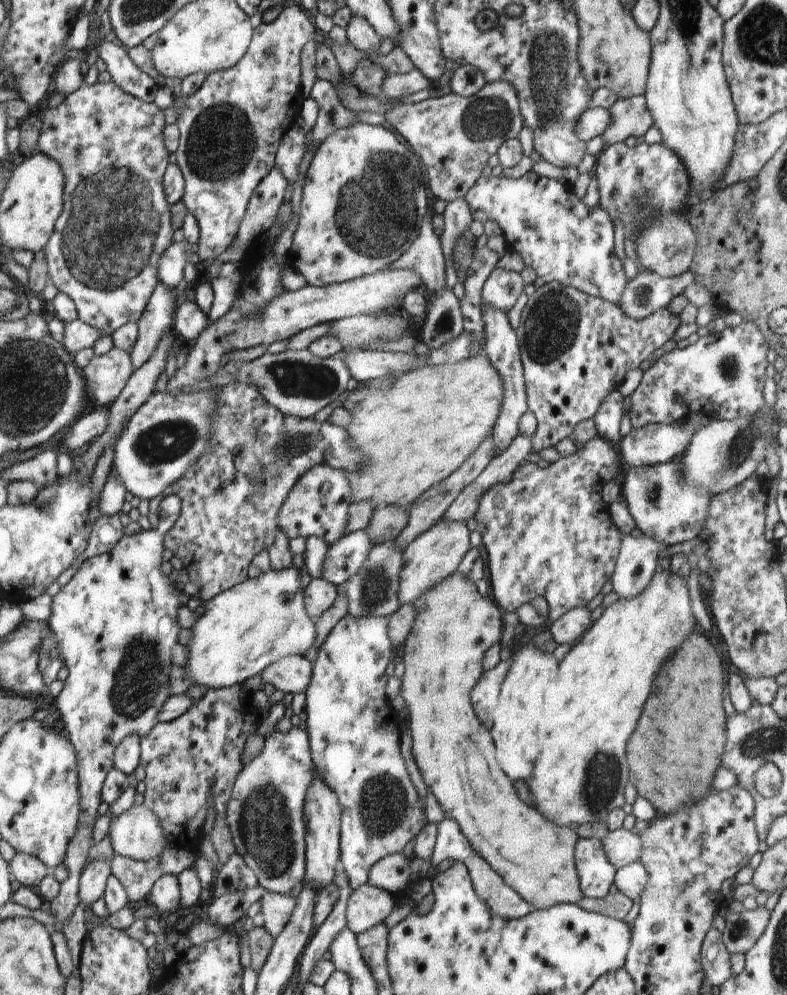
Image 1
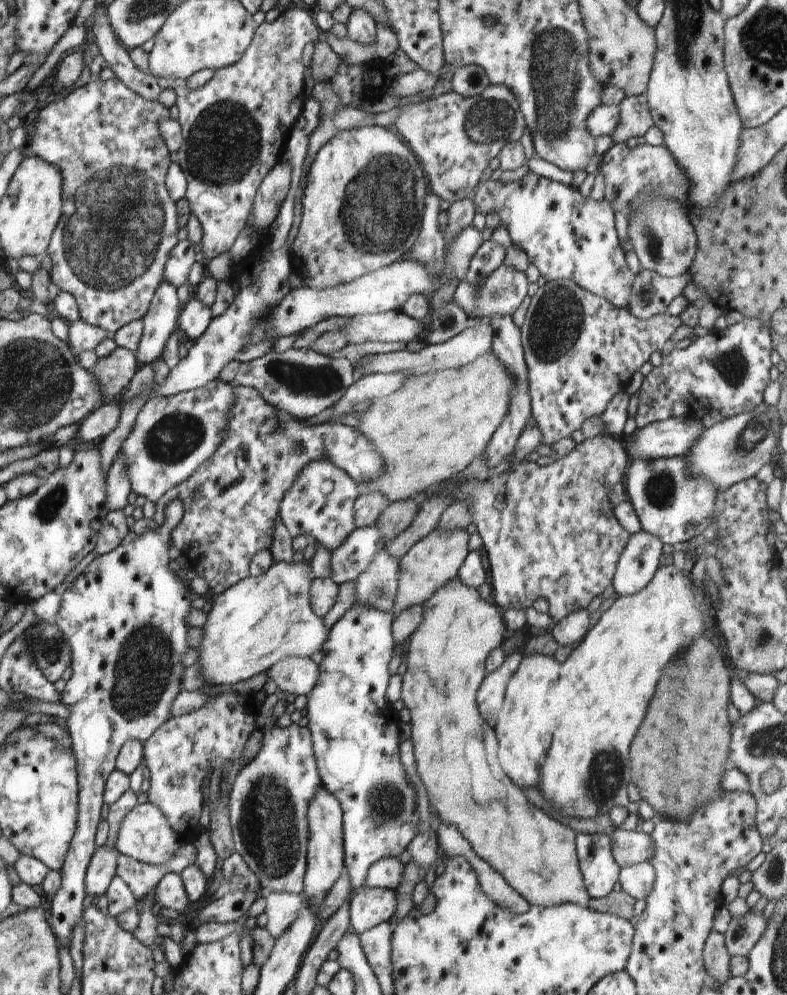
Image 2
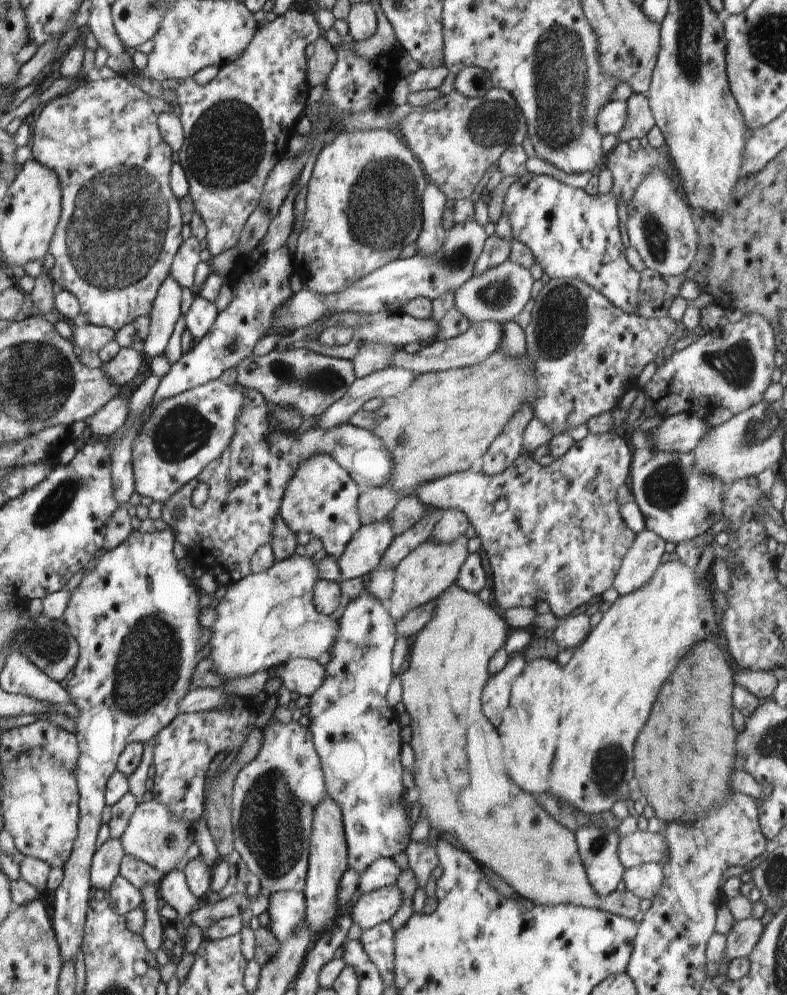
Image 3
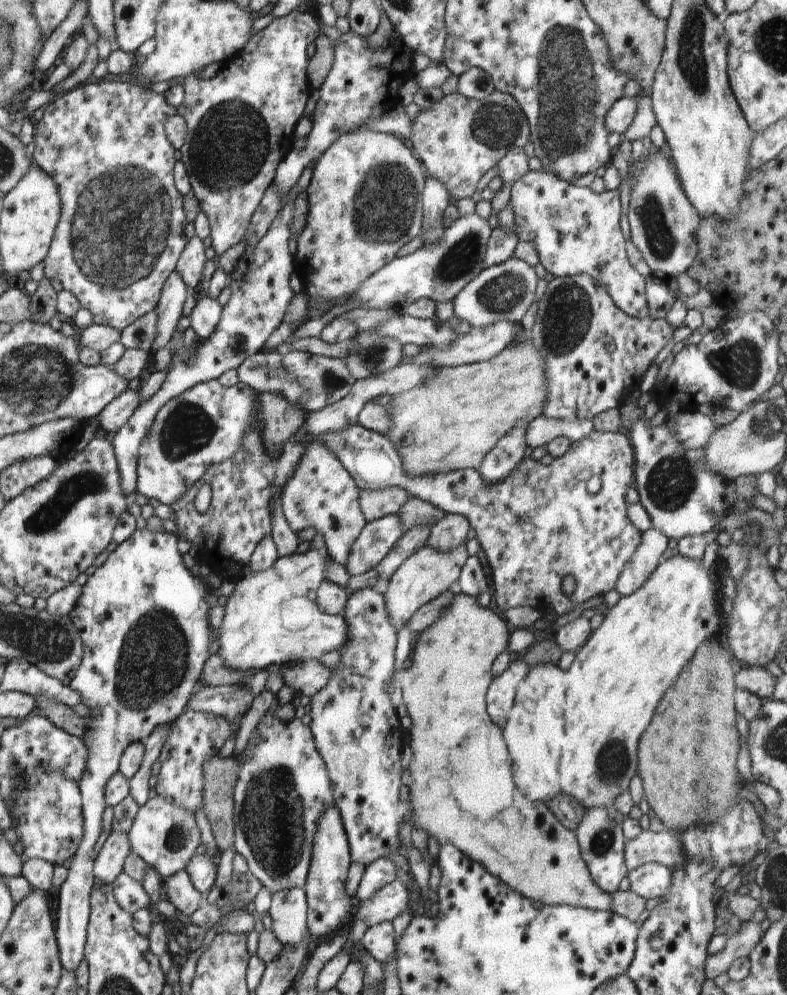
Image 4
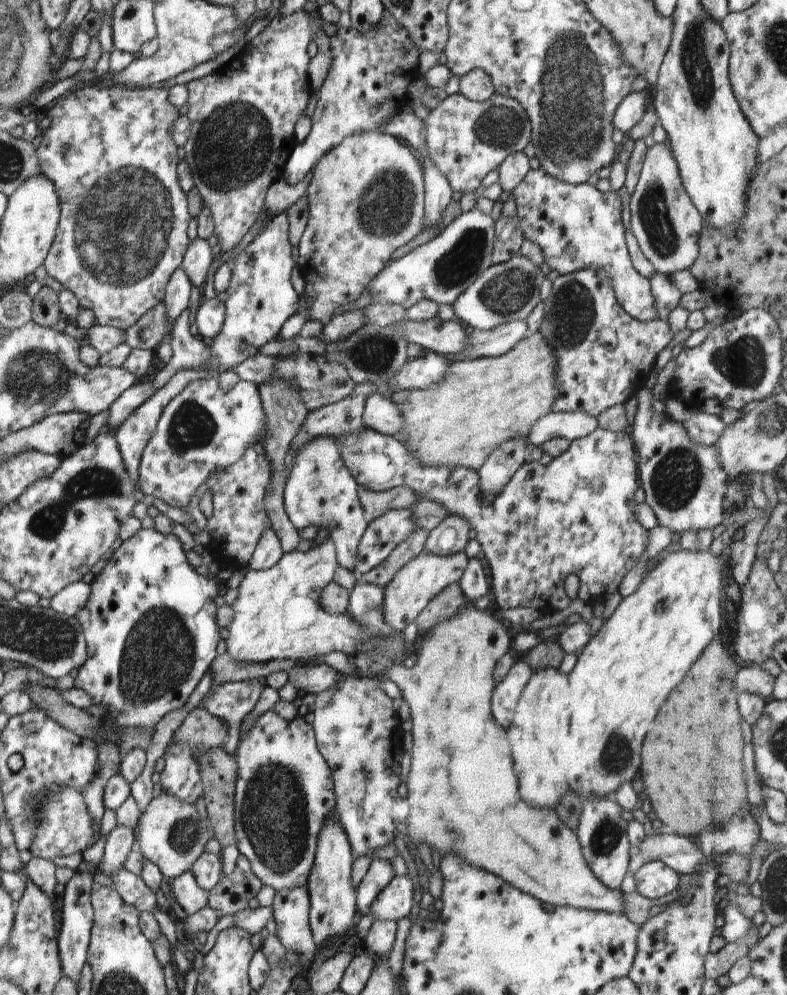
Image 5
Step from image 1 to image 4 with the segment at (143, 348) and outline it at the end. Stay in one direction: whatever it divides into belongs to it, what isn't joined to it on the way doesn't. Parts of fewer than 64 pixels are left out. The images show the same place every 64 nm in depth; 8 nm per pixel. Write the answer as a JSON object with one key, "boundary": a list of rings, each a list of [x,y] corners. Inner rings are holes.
{"boundary":[[[174,271],[166,278],[162,292],[160,292],[160,300],[156,308],[156,316],[158,316],[156,336],[150,346],[152,355],[170,344],[177,329],[178,320],[182,317],[186,296],[188,296],[188,286],[182,282],[178,272]]]}

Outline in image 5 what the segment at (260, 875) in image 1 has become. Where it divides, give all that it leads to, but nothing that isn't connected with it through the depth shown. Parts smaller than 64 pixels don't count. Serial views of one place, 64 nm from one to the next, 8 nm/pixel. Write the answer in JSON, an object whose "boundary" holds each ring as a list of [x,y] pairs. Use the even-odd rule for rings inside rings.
{"boundary":[[[274,710],[258,716],[254,726],[239,739],[233,754],[238,766],[235,782],[235,839],[239,854],[250,862],[254,876],[276,891],[306,887],[314,864],[320,830],[335,808],[332,771],[317,748],[312,725],[297,717],[288,721]]]}

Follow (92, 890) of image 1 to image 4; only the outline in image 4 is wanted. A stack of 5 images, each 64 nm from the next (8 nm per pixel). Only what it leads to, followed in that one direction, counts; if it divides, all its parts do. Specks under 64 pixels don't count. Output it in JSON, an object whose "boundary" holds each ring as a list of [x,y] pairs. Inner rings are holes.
{"boundary":[[[111,832],[93,864],[97,884],[111,885],[124,872],[125,860],[131,854],[127,832]]]}

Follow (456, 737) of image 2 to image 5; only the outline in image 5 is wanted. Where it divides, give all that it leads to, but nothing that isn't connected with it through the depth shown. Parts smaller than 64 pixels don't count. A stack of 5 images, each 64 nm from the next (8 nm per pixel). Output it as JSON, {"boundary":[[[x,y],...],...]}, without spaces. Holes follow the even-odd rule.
{"boundary":[[[466,599],[456,616],[438,622],[423,638],[417,646],[416,661],[410,664],[394,661],[386,668],[384,676],[400,688],[403,699],[409,704],[413,722],[406,796],[410,806],[405,821],[408,838],[415,847],[428,844],[431,850],[441,855],[454,852],[466,864],[491,872],[546,906],[570,906],[622,915],[624,893],[604,886],[592,874],[582,856],[577,834],[556,816],[556,812],[514,804],[519,797],[518,776],[514,773],[510,741],[506,729],[496,724],[490,710],[490,696],[495,686],[494,668],[498,660],[511,651],[511,645],[512,638],[496,614],[478,610],[474,602]]]}

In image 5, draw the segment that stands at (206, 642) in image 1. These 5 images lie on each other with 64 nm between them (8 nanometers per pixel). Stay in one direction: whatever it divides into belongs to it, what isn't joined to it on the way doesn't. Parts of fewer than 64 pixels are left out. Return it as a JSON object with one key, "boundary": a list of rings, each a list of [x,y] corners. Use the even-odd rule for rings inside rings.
{"boundary":[[[328,539],[326,542],[322,542],[322,544],[316,545],[313,544],[312,547],[306,552],[298,551],[298,549],[289,552],[288,554],[283,554],[282,558],[278,560],[272,568],[268,570],[252,570],[248,568],[243,580],[240,582],[238,586],[238,597],[236,601],[230,606],[232,610],[234,610],[234,616],[232,616],[232,622],[228,624],[227,629],[229,631],[228,638],[224,639],[227,650],[226,654],[230,656],[230,658],[234,658],[234,660],[238,660],[238,662],[258,662],[258,664],[262,664],[262,662],[272,662],[272,660],[297,660],[302,662],[303,658],[318,658],[321,659],[324,656],[330,654],[330,652],[344,652],[348,657],[354,654],[354,652],[362,652],[362,650],[382,650],[384,654],[388,654],[388,656],[392,656],[394,661],[399,662],[400,658],[402,658],[402,654],[404,654],[404,646],[405,645],[414,645],[415,650],[417,649],[417,645],[413,642],[406,642],[405,638],[401,635],[401,633],[395,632],[394,636],[388,636],[388,638],[380,638],[378,634],[372,634],[370,630],[364,630],[358,622],[356,622],[352,616],[348,614],[344,615],[331,615],[327,613],[325,610],[322,610],[322,606],[320,606],[320,594],[322,592],[322,588],[326,586],[326,584],[332,582],[332,576],[334,576],[334,570],[338,568],[338,556],[336,556],[336,548],[334,548],[334,542]]]}

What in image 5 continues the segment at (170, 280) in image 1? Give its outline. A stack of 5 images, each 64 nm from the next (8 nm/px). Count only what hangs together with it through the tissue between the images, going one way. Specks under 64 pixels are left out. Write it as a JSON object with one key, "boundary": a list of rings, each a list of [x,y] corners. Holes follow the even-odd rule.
{"boundary":[[[196,237],[189,242],[180,268],[184,268],[184,272],[188,274],[190,284],[194,288],[202,290],[205,286],[206,274],[210,272],[214,257],[212,247],[208,244],[207,239]]]}

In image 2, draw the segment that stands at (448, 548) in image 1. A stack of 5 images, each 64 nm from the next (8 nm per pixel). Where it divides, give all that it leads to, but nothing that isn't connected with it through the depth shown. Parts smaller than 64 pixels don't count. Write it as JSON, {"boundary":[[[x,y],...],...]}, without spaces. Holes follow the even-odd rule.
{"boundary":[[[458,528],[452,532],[440,532],[432,530],[428,536],[418,540],[401,559],[399,559],[398,584],[394,610],[397,613],[414,605],[422,605],[438,588],[457,578],[460,566],[468,556],[468,532],[466,529]]]}

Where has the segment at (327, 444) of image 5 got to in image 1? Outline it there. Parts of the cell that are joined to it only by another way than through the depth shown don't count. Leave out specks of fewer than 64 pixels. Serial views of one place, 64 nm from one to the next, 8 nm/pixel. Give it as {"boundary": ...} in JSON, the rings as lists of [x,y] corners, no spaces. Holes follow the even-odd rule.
{"boundary":[[[325,464],[316,465],[299,478],[288,493],[278,513],[279,528],[289,539],[318,536],[326,544],[334,544],[346,534],[350,496],[352,488],[343,470],[334,470]]]}

